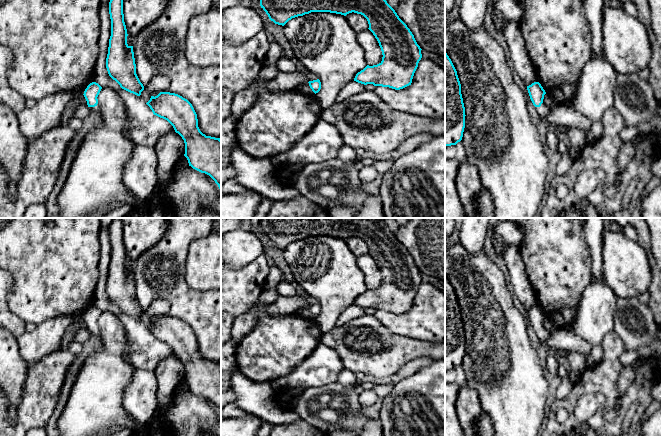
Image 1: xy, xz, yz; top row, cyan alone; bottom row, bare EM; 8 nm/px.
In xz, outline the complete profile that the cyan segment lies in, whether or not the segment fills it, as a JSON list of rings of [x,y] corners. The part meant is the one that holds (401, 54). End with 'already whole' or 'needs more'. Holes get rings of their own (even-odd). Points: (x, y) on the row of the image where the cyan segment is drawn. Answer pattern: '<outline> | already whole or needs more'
[[[260,0],[260,6],[271,21],[282,26],[292,18],[311,12],[330,12],[344,16],[354,12],[363,15],[368,21],[368,29],[379,43],[383,57],[379,64],[367,65],[358,72],[354,81],[364,85],[373,84],[395,90],[411,85],[418,63],[422,58],[422,49],[410,29],[386,0]]] | already whole

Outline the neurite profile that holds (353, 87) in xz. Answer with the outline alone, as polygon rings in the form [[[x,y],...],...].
[[[356,81],[349,82],[343,89],[339,92],[339,94],[335,98],[336,103],[342,102],[344,99],[349,98],[353,94],[363,92],[366,90],[366,85],[358,83]]]

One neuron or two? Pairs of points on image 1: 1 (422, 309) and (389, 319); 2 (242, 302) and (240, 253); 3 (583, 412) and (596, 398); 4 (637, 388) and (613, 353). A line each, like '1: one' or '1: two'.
1: one
2: two
3: one
4: one

